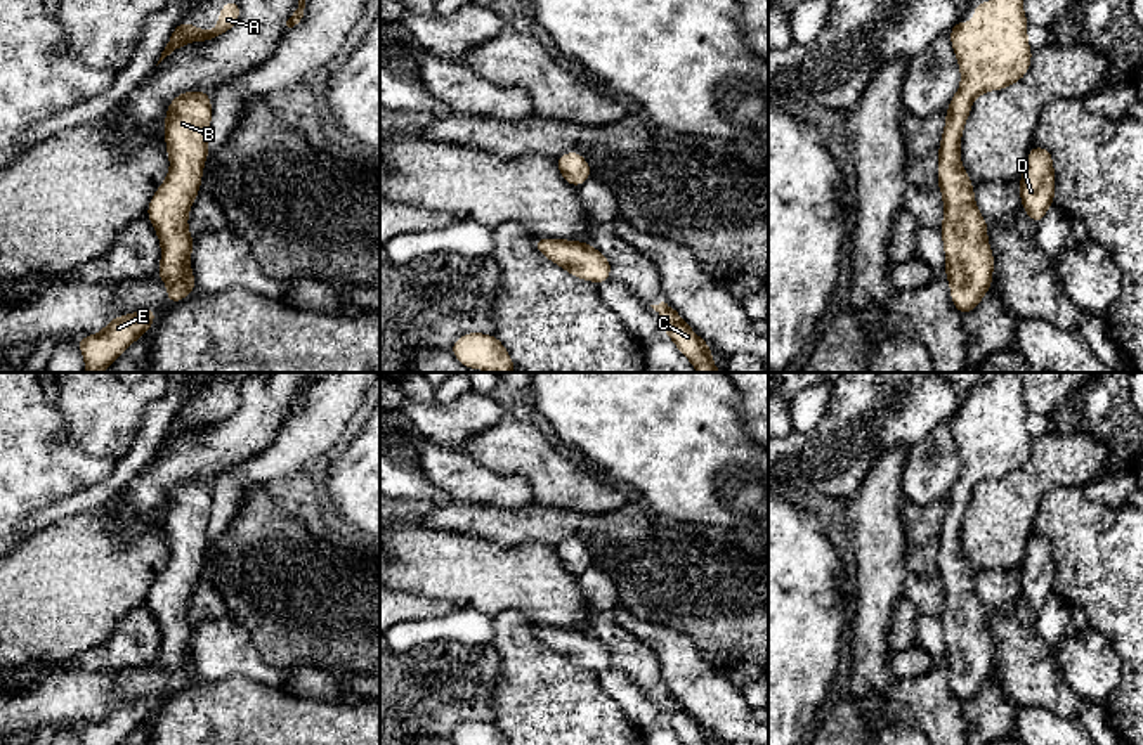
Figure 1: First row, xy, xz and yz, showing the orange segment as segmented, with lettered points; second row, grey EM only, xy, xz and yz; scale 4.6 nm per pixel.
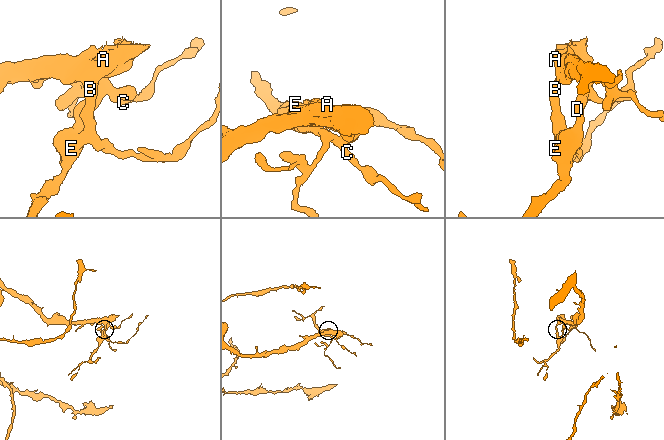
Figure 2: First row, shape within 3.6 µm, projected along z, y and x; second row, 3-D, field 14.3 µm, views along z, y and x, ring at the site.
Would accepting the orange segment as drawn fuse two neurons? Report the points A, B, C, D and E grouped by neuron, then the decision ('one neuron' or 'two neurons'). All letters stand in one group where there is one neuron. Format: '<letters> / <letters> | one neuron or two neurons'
A B C D E | one neuron

